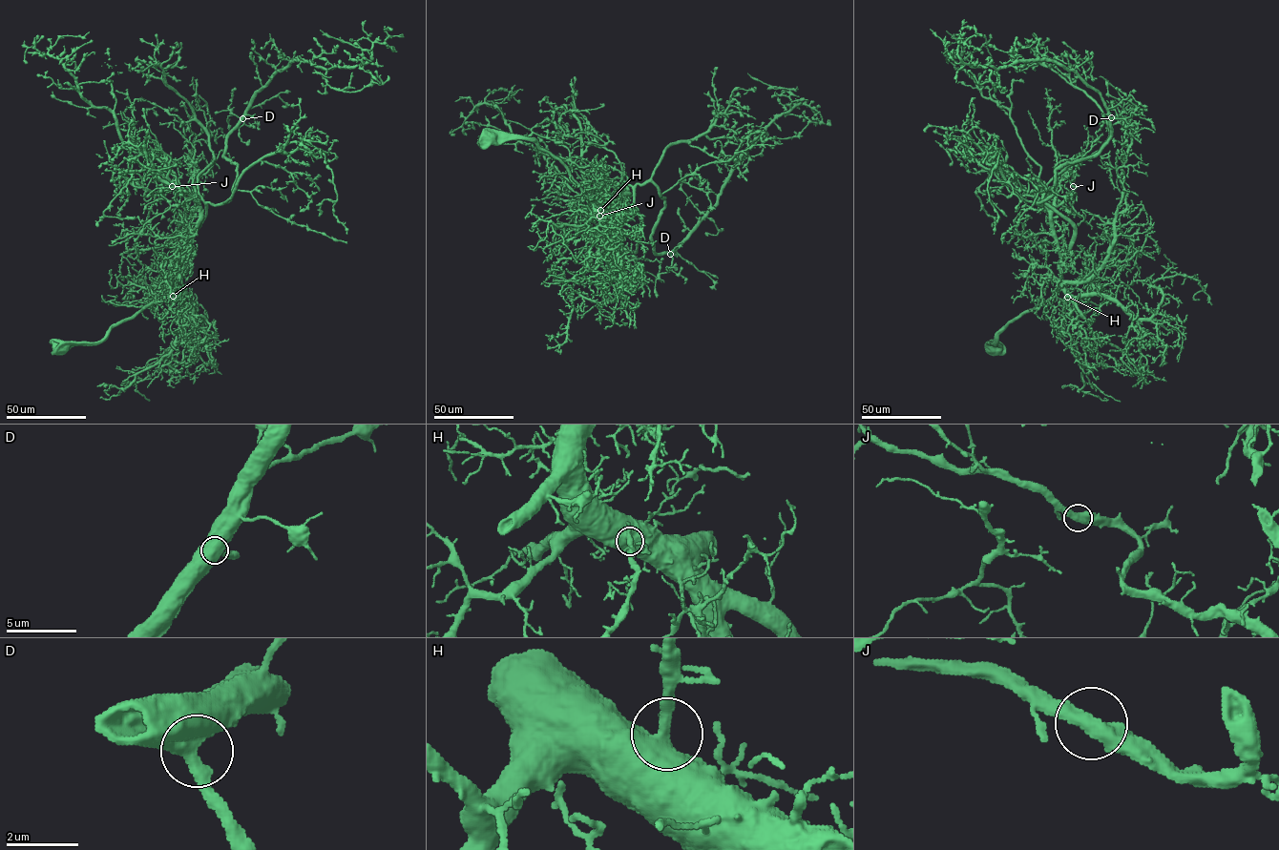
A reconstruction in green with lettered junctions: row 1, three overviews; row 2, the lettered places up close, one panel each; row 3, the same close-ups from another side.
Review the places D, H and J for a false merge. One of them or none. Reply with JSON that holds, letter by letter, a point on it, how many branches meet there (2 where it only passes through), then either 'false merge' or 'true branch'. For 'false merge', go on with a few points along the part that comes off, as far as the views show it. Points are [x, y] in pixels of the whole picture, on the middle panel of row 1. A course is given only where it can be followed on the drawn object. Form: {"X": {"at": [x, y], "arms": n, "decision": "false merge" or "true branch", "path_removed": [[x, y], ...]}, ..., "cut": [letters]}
{"D": {"at": [670, 254], "arms": 2, "decision": "true branch"}, "H": {"at": [600, 210], "arms": 2, "decision": "true branch"}, "J": {"at": [599, 216], "arms": 2, "decision": "true branch"}, "cut": []}

